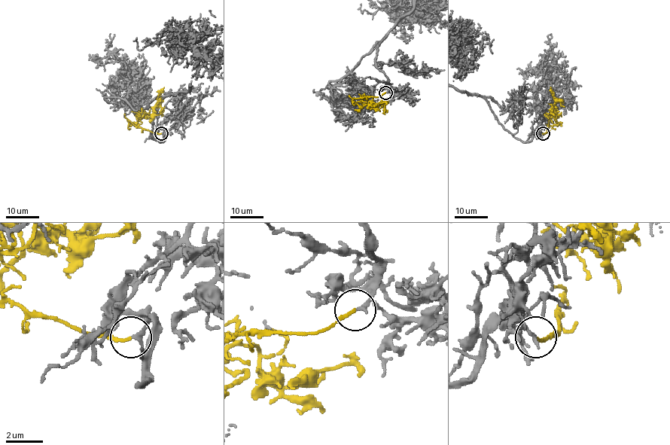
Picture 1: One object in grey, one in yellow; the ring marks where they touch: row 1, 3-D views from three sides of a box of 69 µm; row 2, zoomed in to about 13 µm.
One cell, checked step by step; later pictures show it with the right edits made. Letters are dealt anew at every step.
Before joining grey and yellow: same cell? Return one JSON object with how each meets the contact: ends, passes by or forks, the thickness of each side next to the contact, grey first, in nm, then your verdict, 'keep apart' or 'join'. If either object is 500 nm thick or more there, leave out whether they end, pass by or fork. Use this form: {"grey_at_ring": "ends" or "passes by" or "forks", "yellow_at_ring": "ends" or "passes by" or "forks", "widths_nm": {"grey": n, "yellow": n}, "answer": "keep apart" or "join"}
{"grey_at_ring": "ends", "yellow_at_ring": "ends", "widths_nm": {"grey": 220, "yellow": 180}, "answer": "join"}

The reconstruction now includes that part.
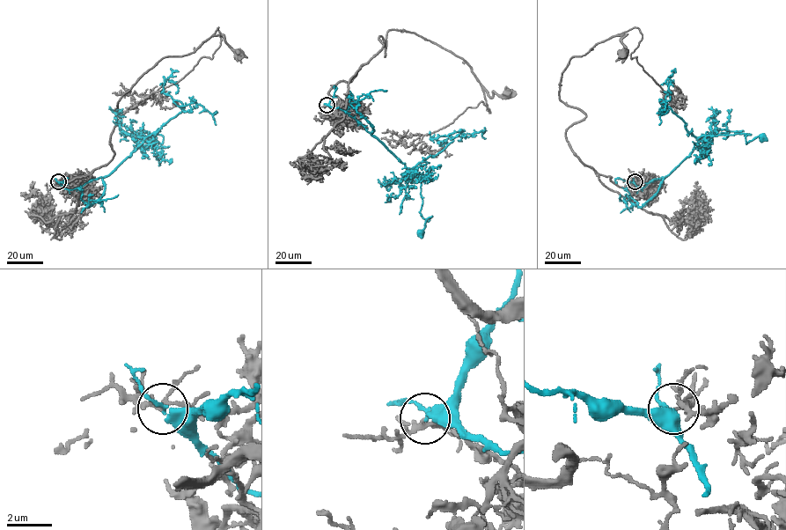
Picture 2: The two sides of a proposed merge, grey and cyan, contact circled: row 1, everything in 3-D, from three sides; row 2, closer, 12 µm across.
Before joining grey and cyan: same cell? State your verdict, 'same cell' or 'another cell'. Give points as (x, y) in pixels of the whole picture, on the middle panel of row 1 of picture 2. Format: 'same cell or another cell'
another cell

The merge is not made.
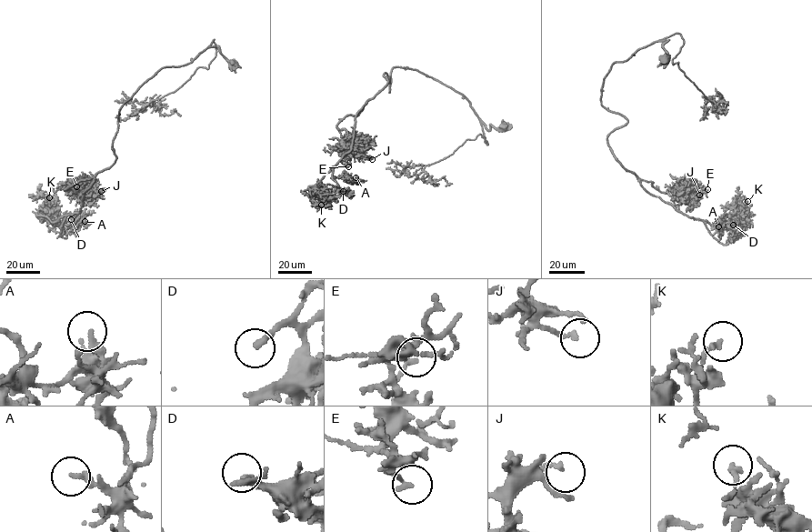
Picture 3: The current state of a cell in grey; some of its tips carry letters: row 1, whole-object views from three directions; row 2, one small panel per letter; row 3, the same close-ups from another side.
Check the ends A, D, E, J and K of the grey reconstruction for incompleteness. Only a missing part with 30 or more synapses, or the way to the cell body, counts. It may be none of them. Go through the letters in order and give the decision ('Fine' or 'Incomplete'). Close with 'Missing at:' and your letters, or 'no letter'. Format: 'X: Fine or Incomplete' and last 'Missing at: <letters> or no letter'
A: Fine
D: Incomplete
E: Fine
J: Fine
K: Fine
Missing at: D

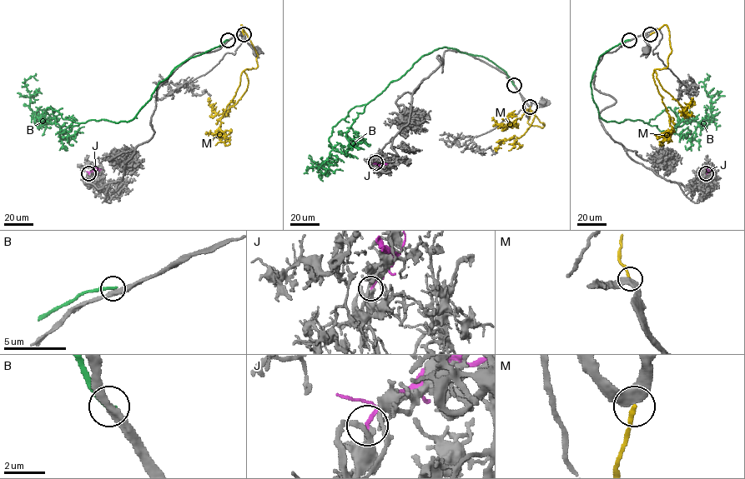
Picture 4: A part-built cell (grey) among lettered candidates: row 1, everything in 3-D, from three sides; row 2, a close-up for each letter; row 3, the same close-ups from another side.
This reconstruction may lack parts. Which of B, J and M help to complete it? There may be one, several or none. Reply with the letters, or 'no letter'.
no letter

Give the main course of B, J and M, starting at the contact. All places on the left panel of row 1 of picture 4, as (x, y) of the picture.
B: (228, 40), (181, 62), (126, 122), (76, 122), (48, 107), (38, 127), (25, 86), (31, 76), (37, 80)
J: (88, 173), (101, 169)
M: (244, 34), (241, 24), (258, 54), (258, 67), (243, 72), (221, 118), (220, 141), (229, 143)

